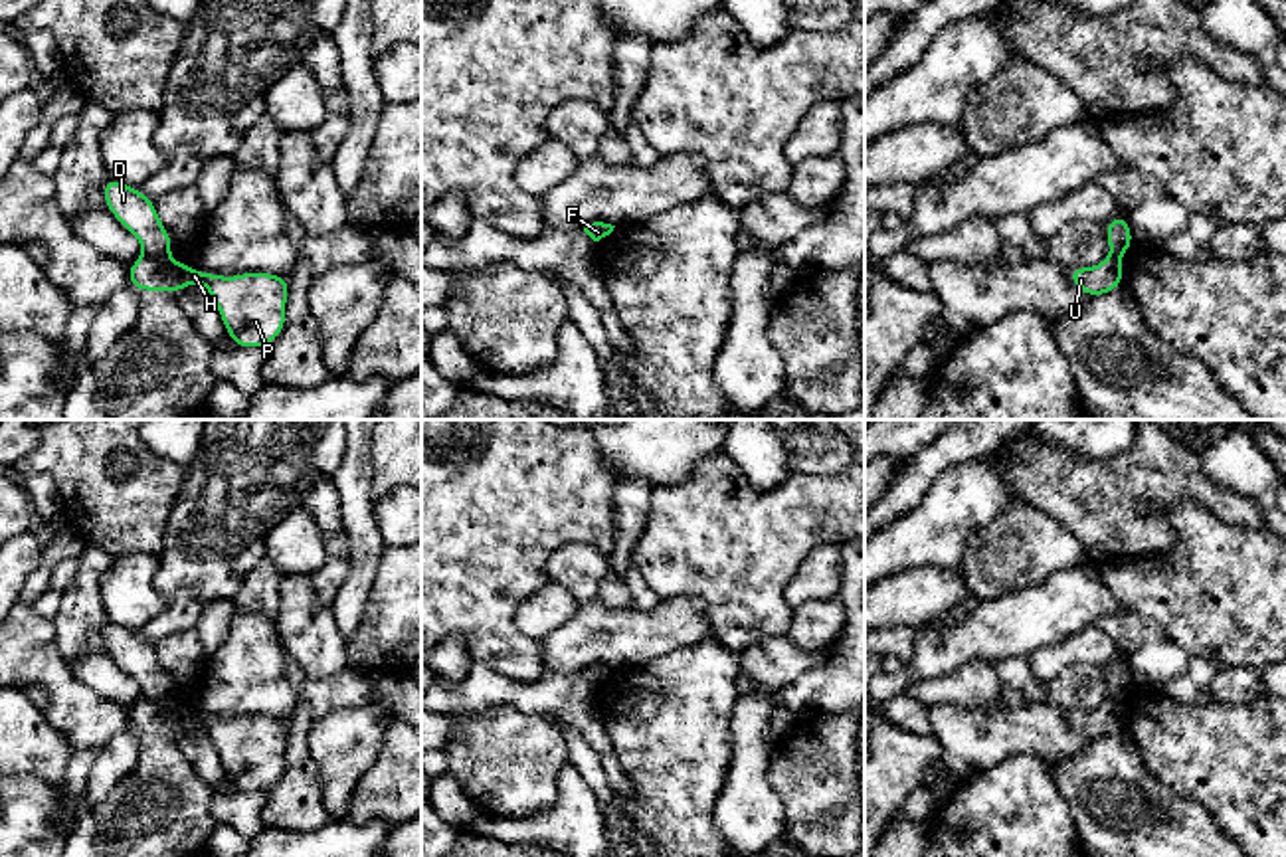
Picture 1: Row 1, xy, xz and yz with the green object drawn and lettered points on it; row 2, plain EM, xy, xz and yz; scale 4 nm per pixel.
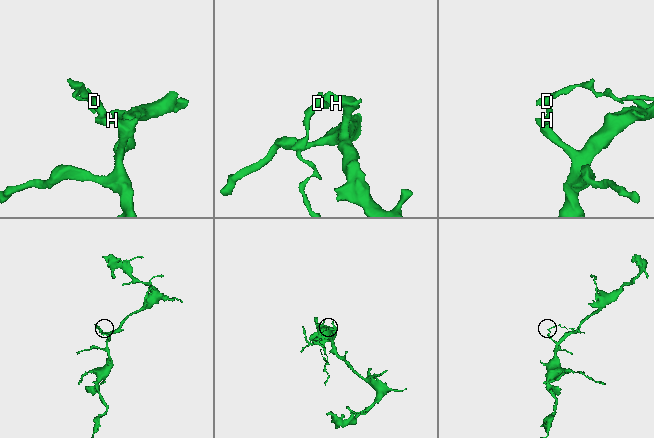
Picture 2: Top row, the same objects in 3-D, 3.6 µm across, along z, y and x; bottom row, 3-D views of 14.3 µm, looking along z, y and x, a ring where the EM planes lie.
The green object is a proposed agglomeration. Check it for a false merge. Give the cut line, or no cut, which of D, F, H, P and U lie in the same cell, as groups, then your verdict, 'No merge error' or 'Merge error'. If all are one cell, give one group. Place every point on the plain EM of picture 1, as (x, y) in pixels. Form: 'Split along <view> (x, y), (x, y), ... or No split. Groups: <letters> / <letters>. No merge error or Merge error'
Split along xy (145, 695), (167, 701). Groups: D F / H P U. Merge error

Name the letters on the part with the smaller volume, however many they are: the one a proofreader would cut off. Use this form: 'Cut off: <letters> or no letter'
Cut off: D, F

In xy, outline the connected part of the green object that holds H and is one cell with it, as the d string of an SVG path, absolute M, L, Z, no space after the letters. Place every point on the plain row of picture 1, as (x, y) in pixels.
M140 699L127 711L129 728L142 734L180 736L186 728L204 728L237 792L271 790L285 772L289 720L251 714L235 720L192 713L164 699Z

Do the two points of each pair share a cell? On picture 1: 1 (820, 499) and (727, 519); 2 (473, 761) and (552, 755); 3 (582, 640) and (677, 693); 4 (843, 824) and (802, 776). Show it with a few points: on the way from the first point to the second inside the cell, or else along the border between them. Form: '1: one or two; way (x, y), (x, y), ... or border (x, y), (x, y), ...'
1: one; way (796, 517), (750, 519)
2: one; way (493, 759), (533, 755)
3: two; border (675, 648), (647, 664), (616, 669)
4: one; way (829, 816), (822, 808), (816, 790)

